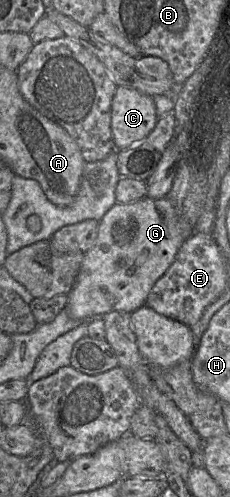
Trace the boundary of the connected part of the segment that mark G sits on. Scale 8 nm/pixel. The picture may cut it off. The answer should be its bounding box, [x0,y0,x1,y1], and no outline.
[66,196,194,320]

